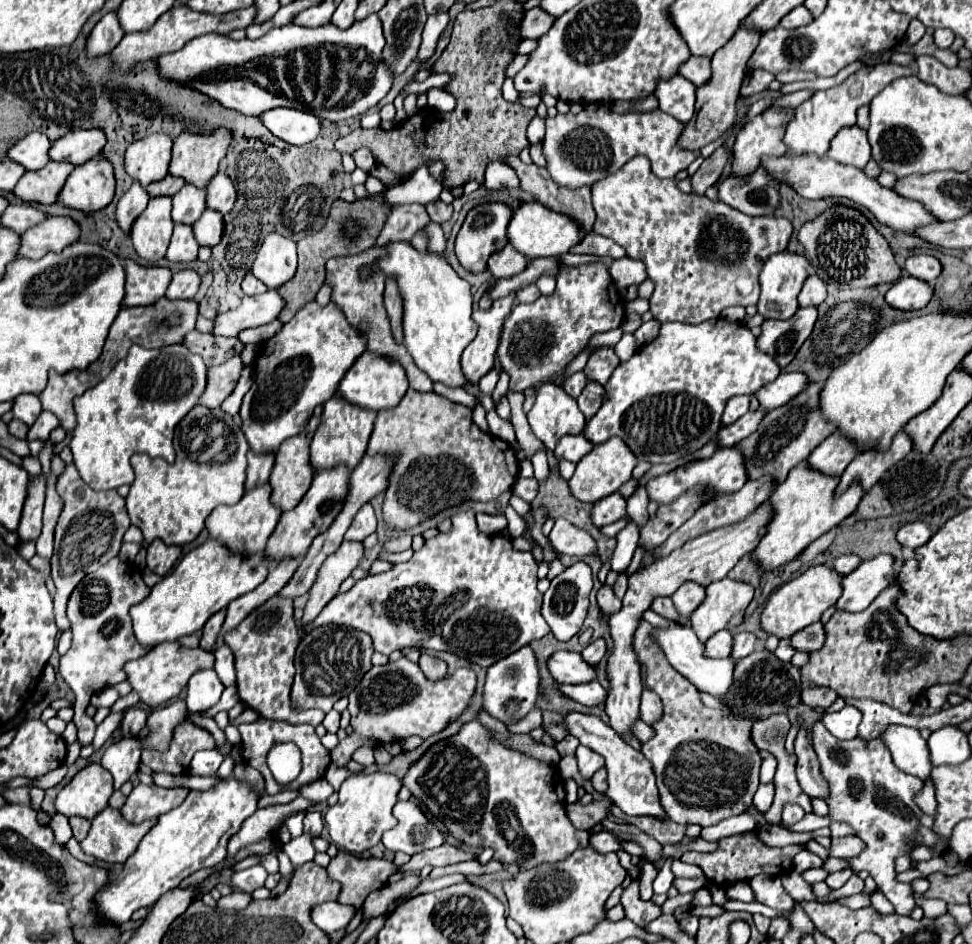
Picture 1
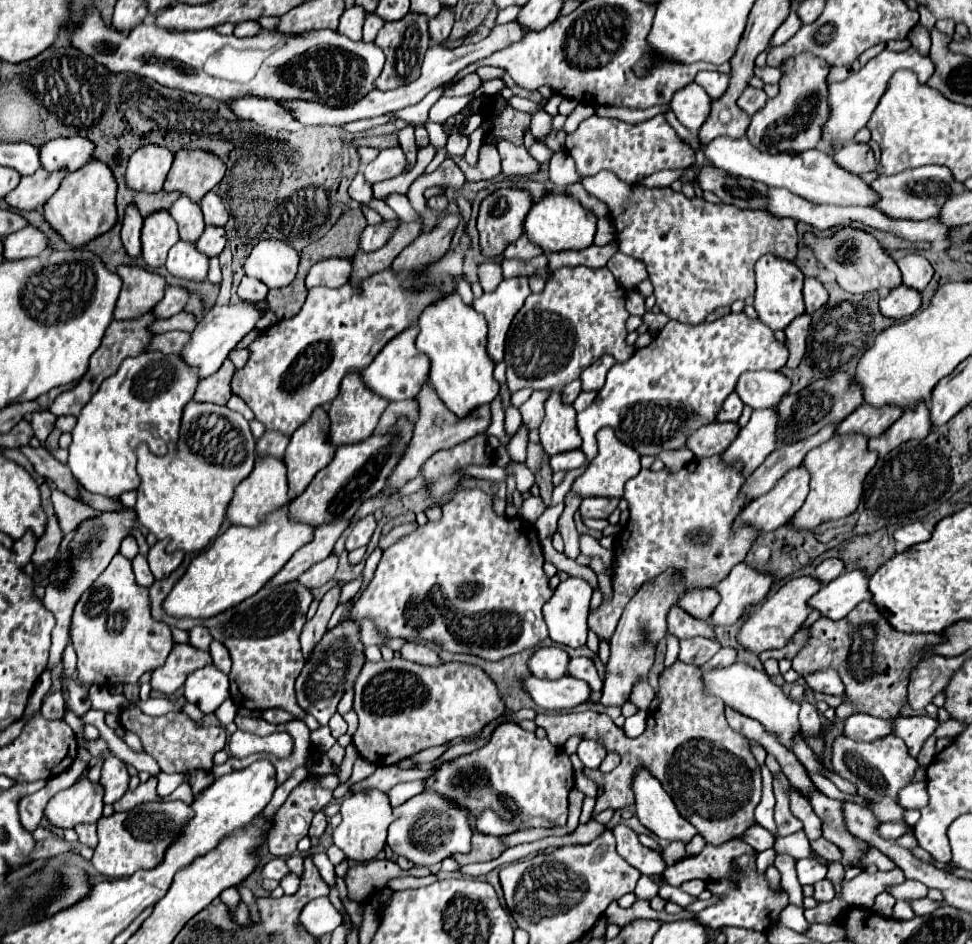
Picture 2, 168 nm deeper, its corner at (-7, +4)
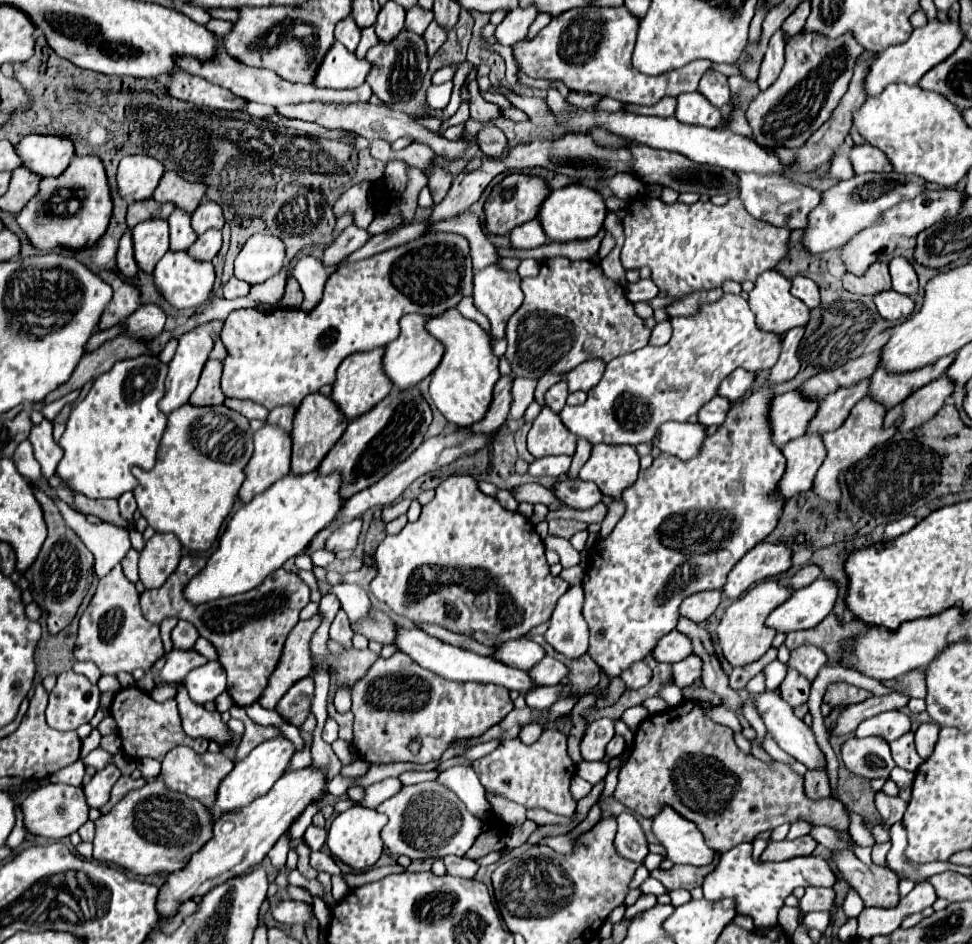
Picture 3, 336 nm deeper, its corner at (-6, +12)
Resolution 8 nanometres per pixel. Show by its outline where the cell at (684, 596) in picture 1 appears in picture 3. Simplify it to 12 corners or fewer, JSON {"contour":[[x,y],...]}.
{"contour":[[698,592],[680,604],[680,616],[700,624],[714,614],[720,592]]}

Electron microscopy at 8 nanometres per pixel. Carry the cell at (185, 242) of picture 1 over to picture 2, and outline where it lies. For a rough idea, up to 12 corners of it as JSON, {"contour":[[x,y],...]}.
{"contour":[[179,240],[165,266],[179,278],[201,282],[207,260],[193,242]]}

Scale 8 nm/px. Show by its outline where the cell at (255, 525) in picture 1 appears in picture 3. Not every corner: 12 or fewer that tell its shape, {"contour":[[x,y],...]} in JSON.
{"contour":[[280,426],[254,432],[240,500],[290,472],[292,438]]}

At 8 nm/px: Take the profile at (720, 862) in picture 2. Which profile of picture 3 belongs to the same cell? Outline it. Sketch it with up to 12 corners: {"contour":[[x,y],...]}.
{"contour":[[672,866],[652,870],[650,876],[666,892],[702,886],[716,866]]}

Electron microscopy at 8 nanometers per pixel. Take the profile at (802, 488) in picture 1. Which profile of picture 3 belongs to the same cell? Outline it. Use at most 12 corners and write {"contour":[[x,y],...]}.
{"contour":[[862,398],[822,434],[828,456],[814,494],[840,500],[838,476],[896,434],[886,406]]}

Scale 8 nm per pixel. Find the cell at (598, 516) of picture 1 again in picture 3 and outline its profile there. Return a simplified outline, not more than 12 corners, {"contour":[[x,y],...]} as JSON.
{"contour":[[562,480],[552,486],[560,502],[586,510],[602,500],[596,484]]}

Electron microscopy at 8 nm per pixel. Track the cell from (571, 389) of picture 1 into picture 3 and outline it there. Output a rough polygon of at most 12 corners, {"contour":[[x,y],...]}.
{"contour":[[562,380],[544,394],[544,406],[558,414],[568,388]]}

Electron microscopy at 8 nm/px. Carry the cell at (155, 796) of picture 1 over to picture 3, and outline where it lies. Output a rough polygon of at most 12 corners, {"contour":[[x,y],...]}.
{"contour":[[122,778],[112,786],[110,800],[100,808],[102,814],[110,812],[126,792],[140,788],[144,778]]}

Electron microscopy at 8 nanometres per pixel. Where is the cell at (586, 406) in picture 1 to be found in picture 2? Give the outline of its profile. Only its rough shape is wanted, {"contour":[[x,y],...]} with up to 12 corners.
{"contour":[[581,392],[573,402],[577,412],[585,410],[597,392]]}

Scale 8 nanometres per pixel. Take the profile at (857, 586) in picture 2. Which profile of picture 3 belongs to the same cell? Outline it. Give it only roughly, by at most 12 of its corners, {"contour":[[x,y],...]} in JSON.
{"contour":[[818,578],[772,610],[784,634],[814,628],[832,612],[838,586]]}

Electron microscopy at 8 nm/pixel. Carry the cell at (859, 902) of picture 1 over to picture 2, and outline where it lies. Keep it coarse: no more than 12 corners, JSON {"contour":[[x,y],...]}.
{"contour":[[889,892],[875,896],[873,910],[891,916],[895,898]]}

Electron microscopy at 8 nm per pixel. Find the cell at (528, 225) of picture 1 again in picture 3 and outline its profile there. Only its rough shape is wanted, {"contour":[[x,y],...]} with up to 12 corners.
{"contour":[[572,184],[540,208],[548,240],[588,240],[606,218],[600,192]]}

